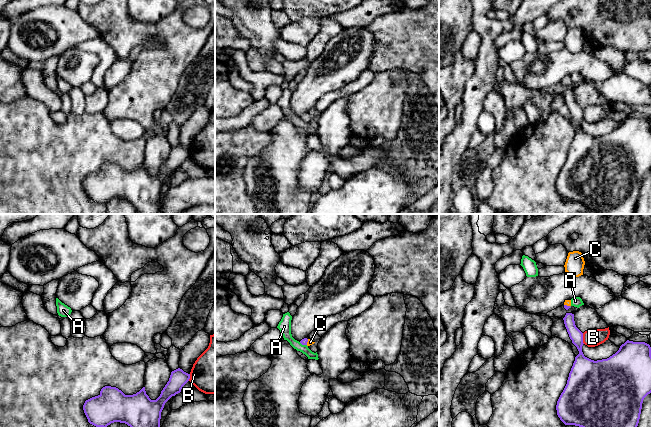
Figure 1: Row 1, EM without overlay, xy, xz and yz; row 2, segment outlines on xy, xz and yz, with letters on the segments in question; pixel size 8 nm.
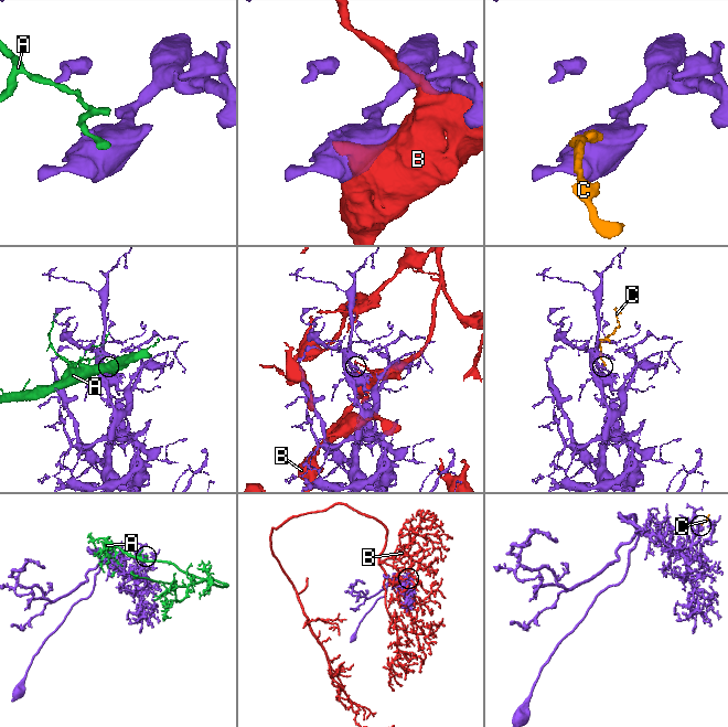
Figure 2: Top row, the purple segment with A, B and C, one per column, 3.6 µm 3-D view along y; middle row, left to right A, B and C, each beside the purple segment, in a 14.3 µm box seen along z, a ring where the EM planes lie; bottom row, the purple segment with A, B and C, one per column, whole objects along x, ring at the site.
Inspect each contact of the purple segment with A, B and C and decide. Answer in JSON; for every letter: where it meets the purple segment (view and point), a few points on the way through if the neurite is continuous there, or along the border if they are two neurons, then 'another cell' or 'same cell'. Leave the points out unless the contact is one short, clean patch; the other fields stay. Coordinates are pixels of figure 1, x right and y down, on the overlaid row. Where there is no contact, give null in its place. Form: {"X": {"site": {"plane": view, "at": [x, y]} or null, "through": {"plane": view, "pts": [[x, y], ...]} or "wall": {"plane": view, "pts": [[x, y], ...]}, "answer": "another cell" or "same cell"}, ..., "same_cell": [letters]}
{"A": {"site": {"plane": "xz", "at": [303, 344]}, "answer": "another cell"}, "B": {"site": {"plane": "yz", "at": [582, 338]}, "answer": "another cell"}, "C": {"site": {"plane": "xz", "at": [307, 341]}, "through": {"plane": "xz", "pts": [[304, 341], [307, 341], [310, 342]]}, "answer": "same cell"}, "same_cell": ["C"]}

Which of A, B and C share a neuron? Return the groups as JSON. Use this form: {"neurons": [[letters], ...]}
{"neurons": [["A"], ["B"], ["C"]]}

